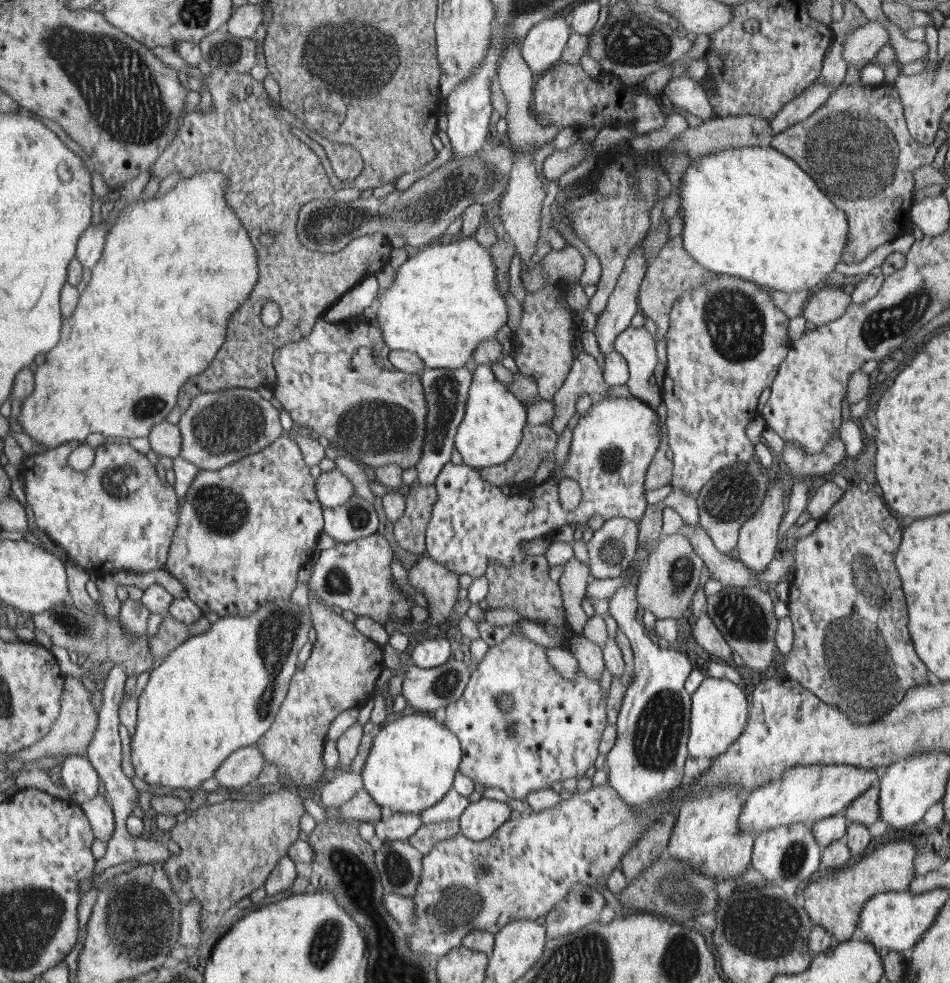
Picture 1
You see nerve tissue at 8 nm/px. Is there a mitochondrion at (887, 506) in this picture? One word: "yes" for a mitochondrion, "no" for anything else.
no

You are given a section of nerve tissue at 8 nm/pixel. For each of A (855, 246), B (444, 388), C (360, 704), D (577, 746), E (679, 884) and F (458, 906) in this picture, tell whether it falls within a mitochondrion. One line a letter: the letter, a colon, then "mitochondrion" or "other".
A: other
B: mitochondrion
C: other
D: other
E: mitochondrion
F: mitochondrion

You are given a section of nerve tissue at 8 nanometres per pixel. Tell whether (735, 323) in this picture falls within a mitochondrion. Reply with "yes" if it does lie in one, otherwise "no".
yes

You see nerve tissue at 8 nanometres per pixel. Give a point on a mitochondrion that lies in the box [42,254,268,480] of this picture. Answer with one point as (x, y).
(144, 408)

